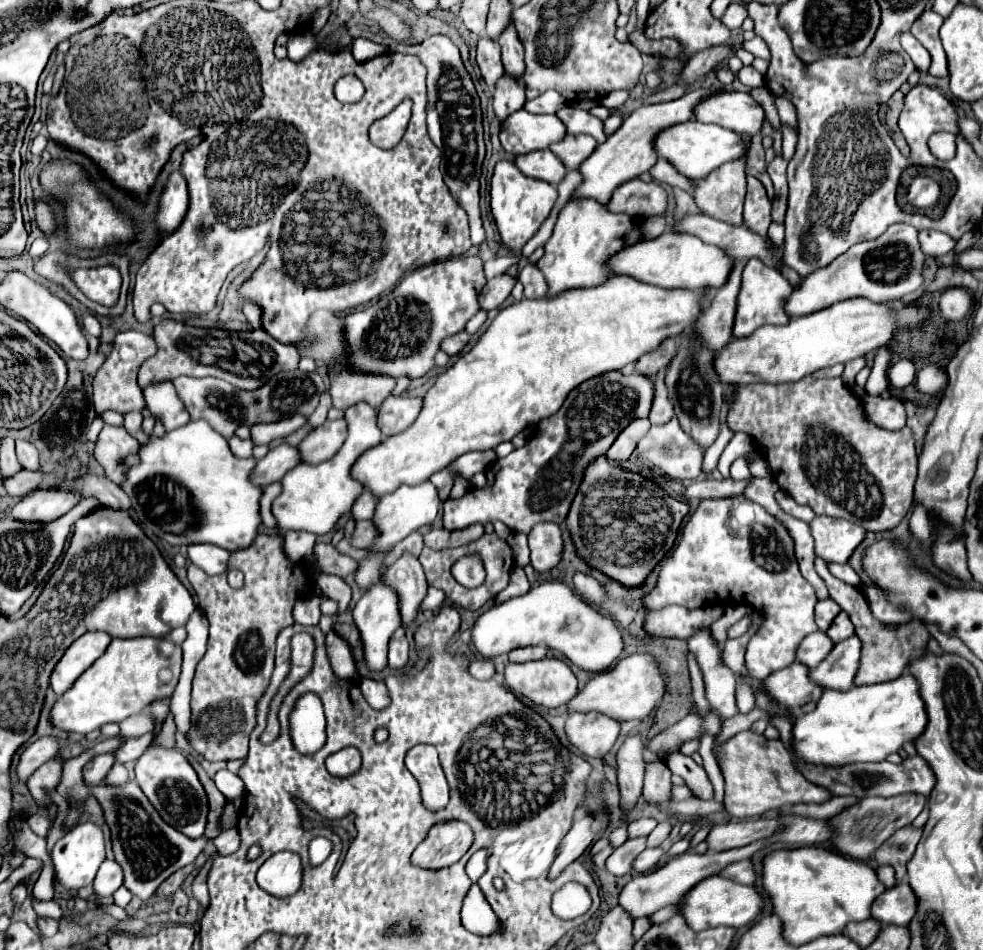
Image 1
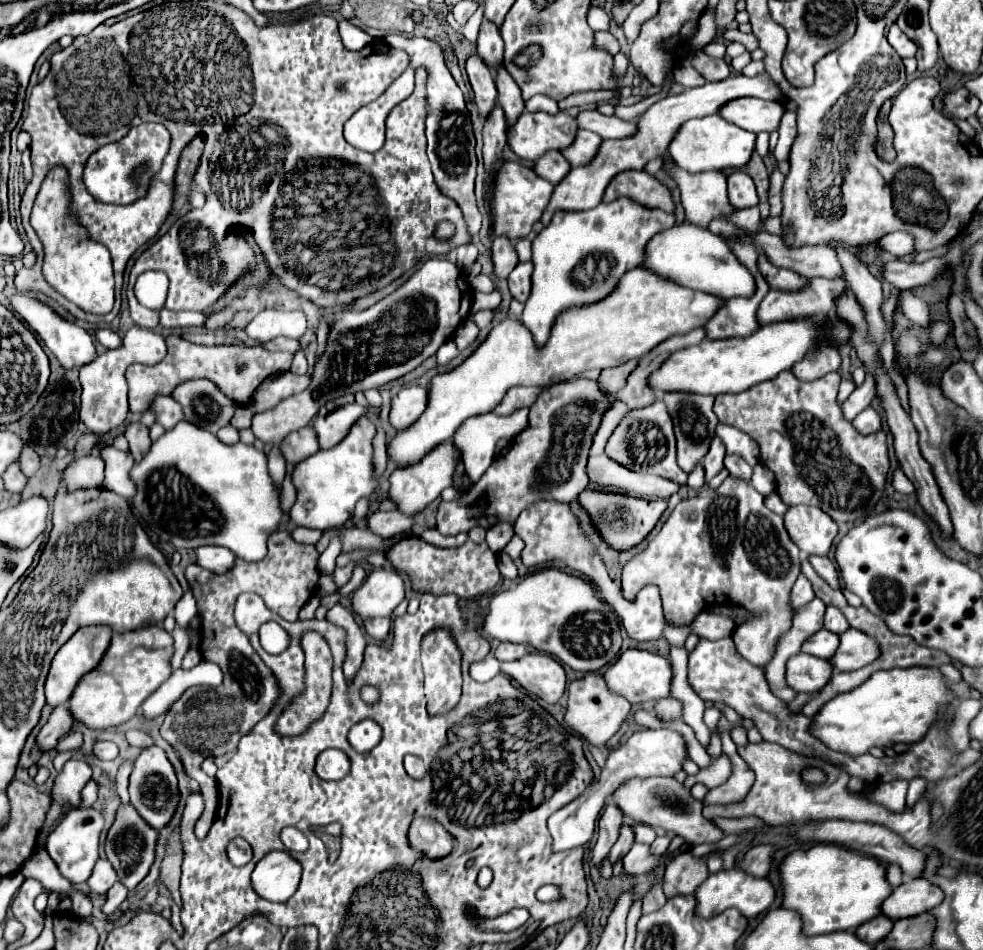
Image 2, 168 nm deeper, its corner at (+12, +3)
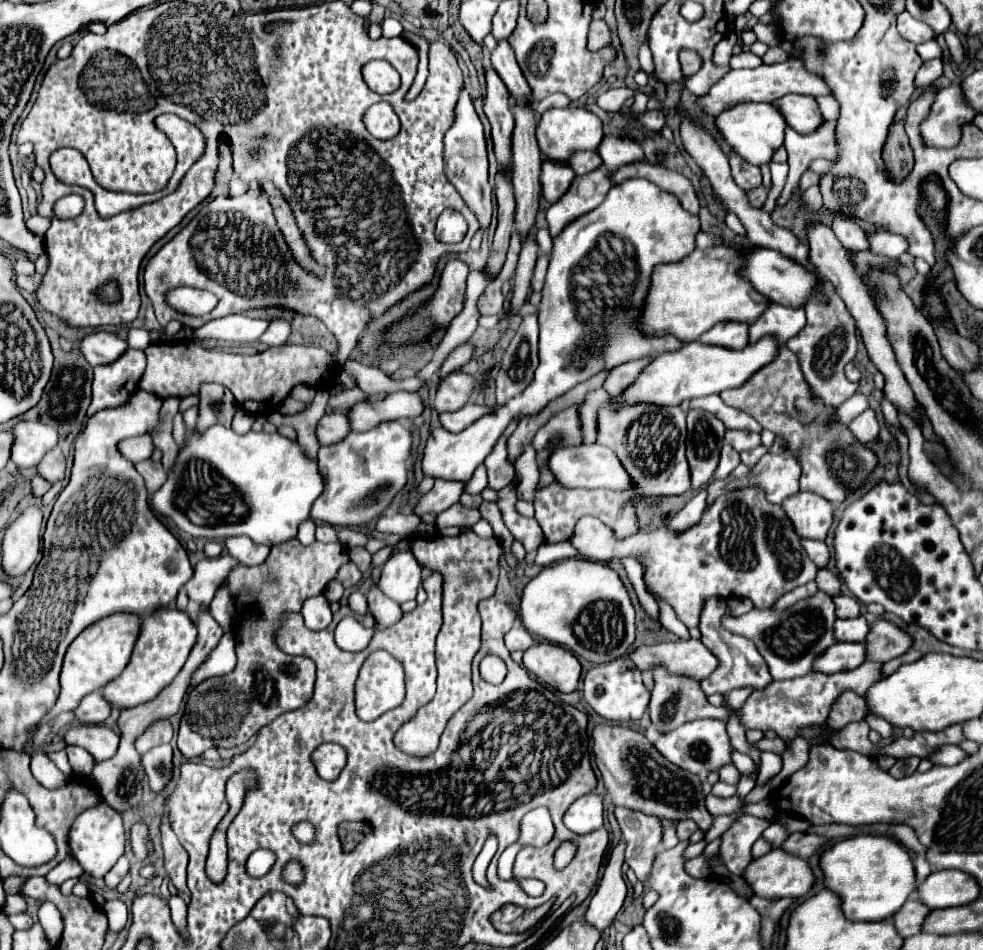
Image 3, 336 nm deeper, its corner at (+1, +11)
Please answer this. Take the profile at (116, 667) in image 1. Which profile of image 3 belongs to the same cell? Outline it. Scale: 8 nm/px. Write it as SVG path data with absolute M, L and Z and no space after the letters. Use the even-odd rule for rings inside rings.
M167 606L155 610L143 620L143 632L139 634L131 662L117 680L111 680L111 684L103 688L103 696L121 708L131 708L135 704L143 704L145 700L153 700L179 674L195 642L197 626L185 612Z

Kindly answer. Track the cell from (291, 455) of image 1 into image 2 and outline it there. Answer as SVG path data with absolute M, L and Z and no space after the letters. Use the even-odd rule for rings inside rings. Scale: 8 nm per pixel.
M310 426L292 432L280 444L280 452L282 452L286 464L298 464L304 458L312 456L314 452L318 452L318 450L320 448L316 446L316 434L312 432Z

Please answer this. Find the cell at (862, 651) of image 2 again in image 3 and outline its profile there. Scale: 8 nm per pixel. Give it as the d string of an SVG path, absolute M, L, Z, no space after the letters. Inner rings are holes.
M877 620L871 626L871 632L867 634L867 646L871 648L871 654L867 654L867 660L889 662L905 654L911 648L911 642L913 638L903 628L887 620Z

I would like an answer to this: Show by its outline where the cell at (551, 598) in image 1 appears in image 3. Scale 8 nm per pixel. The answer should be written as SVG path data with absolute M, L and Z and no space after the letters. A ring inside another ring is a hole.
M569 558L543 568L523 590L523 626L547 642L559 644L593 664L627 654L635 640L635 608L619 574L605 562Z

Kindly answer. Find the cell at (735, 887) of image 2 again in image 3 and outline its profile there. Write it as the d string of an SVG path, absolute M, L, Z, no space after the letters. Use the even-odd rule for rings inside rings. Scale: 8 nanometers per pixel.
M771 850L769 854L757 858L757 860L751 860L751 864L747 866L747 872L743 874L743 878L747 880L747 884L751 886L753 894L761 896L761 898L801 898L805 896L813 884L815 884L815 874L813 870L809 868L809 862L799 858L799 856L793 856L785 850Z

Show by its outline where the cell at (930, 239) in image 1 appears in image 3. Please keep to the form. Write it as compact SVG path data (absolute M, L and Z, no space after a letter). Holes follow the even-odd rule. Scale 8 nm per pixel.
M877 228L873 232L865 232L869 240L869 250L879 256L887 258L899 258L907 250L907 240L899 234L891 234L885 228Z

